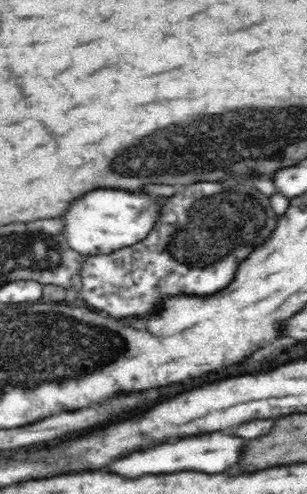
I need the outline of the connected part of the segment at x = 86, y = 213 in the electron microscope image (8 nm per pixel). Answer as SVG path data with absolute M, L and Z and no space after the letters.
M102 188L86 194L78 206L68 214L66 232L69 244L87 255L98 251L112 251L132 246L146 239L162 218L166 197L154 194L128 192L120 188Z

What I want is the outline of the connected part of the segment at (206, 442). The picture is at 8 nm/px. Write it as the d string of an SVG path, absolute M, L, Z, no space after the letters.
M206 434L202 438L188 438L176 444L166 444L166 446L154 446L146 452L134 452L128 456L122 456L114 462L110 462L104 472L116 474L122 478L140 478L144 474L160 474L160 472L180 472L180 470L194 470L194 472L222 472L230 462L234 462L234 454L238 454L238 442L242 438L232 438L226 434Z

